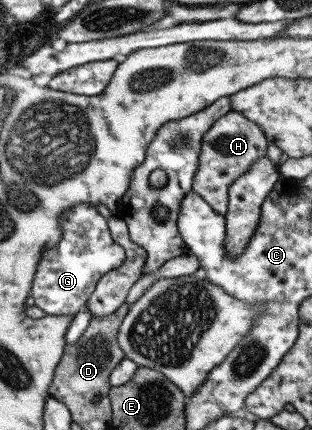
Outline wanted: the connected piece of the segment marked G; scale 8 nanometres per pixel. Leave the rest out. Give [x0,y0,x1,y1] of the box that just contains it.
[30,203,125,315]

